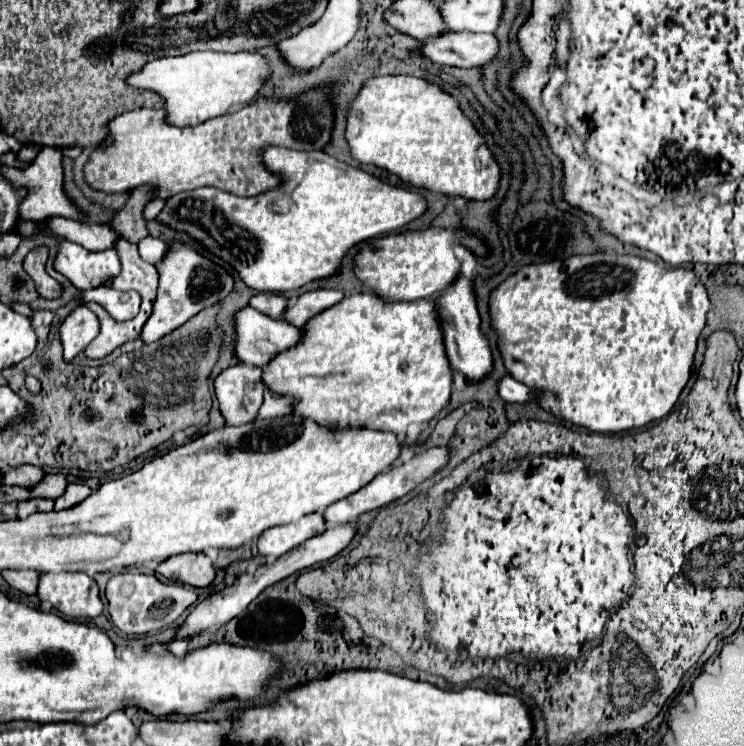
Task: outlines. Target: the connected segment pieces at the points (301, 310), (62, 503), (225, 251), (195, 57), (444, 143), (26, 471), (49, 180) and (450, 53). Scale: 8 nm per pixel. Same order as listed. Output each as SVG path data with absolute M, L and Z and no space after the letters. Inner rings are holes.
M313 290L305 292L295 304L289 306L289 312L285 312L285 320L297 326L305 326L313 316L319 312L339 304L345 298L341 290Z
M69 484L67 490L65 490L65 496L61 496L61 498L55 500L55 508L53 510L59 512L59 510L73 508L79 502L83 502L89 494L91 494L91 488L89 486L85 486L85 484Z
M271 146L263 152L263 162L273 172L283 176L281 188L263 192L253 198L239 198L217 188L197 188L193 192L171 196L163 212L157 216L159 222L197 238L215 256L229 262L249 288L259 292L297 290L309 282L335 276L345 254L355 244L395 232L427 212L427 200L419 192L391 186L373 174L349 166L325 152L299 152Z
M189 52L185 56L159 58L137 74L129 76L129 84L157 92L165 100L167 120L173 126L195 126L205 120L225 116L247 106L269 80L269 60L259 52Z
M377 76L377 78L373 78L373 80L369 80L369 82L365 84L365 88L359 92L359 96L355 98L353 110L351 110L349 118L347 118L347 142L349 142L349 146L351 146L353 158L357 158L359 162L375 164L375 166L379 166L379 168L385 168L385 170L397 174L403 182L413 184L413 186L417 186L417 188L431 190L431 192L443 192L443 194L449 194L449 196L463 196L463 198L469 198L469 200L479 200L481 196L487 198L489 192L491 192L491 188L495 188L497 180L501 180L501 168L499 168L497 160L493 158L491 150L487 148L487 144L485 144L485 140L481 138L481 134L477 132L477 128L475 128L475 126L471 124L471 120L463 114L459 102L457 102L451 94L443 92L437 84L427 82L427 80L421 80L421 78L415 78L415 76ZM457 150L463 150L463 154L465 154L465 160L463 160L463 162L459 162L459 160L453 158L453 154L455 154Z
M17 466L9 472L5 472L5 484L9 486L23 486L23 488L33 488L37 486L45 476L43 468L37 466Z
M43 146L43 150L37 154L37 158L33 160L33 164L25 170L17 170L17 168L9 168L5 166L3 172L7 174L7 178L17 184L17 186L25 186L29 190L27 198L19 205L19 215L23 220L45 220L51 216L63 216L63 218L71 218L77 222L83 222L85 216L83 212L73 204L73 200L65 194L63 190L63 150L51 148L51 146Z
M449 32L427 40L419 52L441 66L449 64L459 68L481 68L497 58L499 40L495 34Z

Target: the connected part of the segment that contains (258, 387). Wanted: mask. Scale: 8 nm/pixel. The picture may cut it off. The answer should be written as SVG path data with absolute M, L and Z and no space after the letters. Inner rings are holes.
M239 364L223 370L223 374L215 378L215 392L227 426L255 422L265 396L261 374L263 372L259 368Z

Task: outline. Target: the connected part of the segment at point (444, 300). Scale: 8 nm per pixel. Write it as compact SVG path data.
M459 276L453 286L441 298L437 300L439 306L439 316L443 324L443 334L445 334L445 352L451 360L451 366L467 380L467 382L481 382L485 376L491 374L493 370L493 354L489 340L481 332L481 318L475 306L475 298L471 294L467 278Z

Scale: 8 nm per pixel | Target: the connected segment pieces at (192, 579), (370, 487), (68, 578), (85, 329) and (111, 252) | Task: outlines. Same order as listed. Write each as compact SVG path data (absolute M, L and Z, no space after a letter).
M177 554L159 564L157 572L167 580L195 588L207 588L215 580L213 562L205 554Z
M433 446L421 454L415 454L413 458L405 460L401 466L393 466L389 472L377 476L371 484L367 484L365 488L361 488L361 492L355 492L353 496L347 496L345 500L337 502L337 504L331 504L325 512L323 512L323 518L327 522L327 526L335 526L335 524L345 524L345 522L351 522L351 520L357 520L361 514L365 512L371 512L371 510L377 510L377 508L385 508L391 504L391 498L393 502L403 498L405 494L413 492L421 482L433 478L435 474L439 474L451 460L451 448L449 446Z
M85 572L43 574L37 594L71 618L97 618L103 612L99 586Z
M77 306L75 312L67 316L59 327L59 336L65 346L63 360L71 362L71 358L75 358L75 354L79 354L97 334L99 318L89 308Z
M63 240L59 244L53 268L68 278L78 290L91 290L101 286L105 280L119 276L121 262L115 248L89 254L83 246Z

